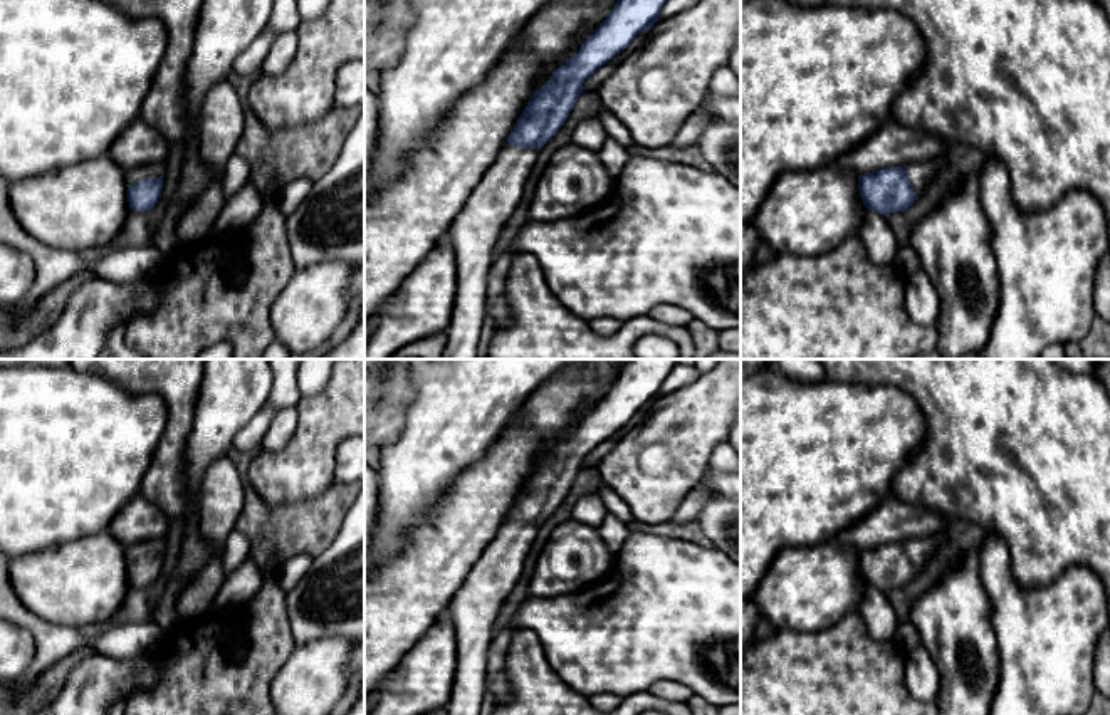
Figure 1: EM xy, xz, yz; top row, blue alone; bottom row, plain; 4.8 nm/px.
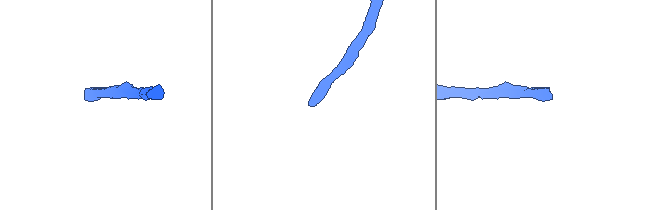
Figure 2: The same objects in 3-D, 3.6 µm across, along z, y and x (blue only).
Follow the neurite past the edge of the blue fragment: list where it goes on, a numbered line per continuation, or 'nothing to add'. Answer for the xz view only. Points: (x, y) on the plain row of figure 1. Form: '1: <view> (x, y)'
1: xz (474, 608)

